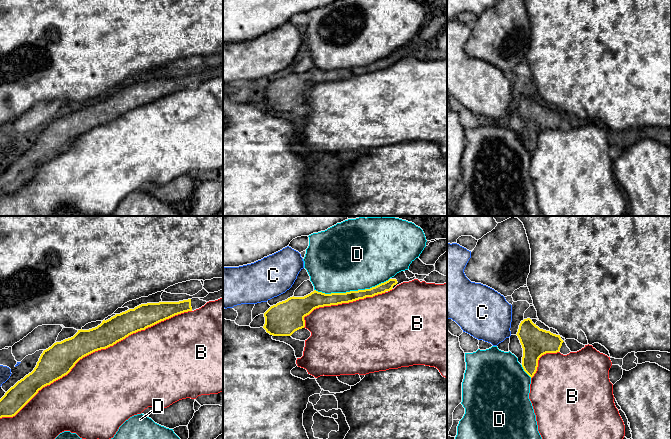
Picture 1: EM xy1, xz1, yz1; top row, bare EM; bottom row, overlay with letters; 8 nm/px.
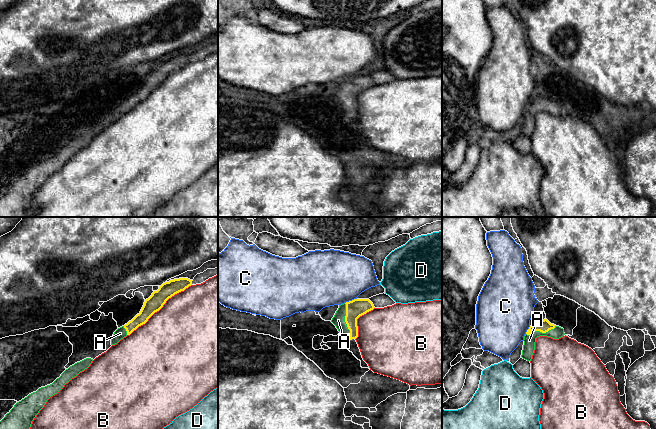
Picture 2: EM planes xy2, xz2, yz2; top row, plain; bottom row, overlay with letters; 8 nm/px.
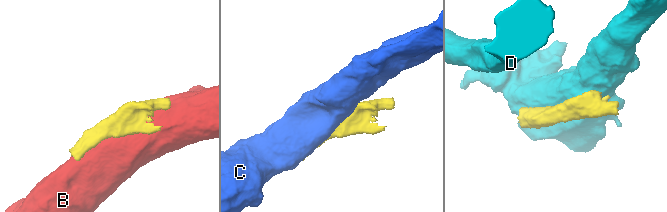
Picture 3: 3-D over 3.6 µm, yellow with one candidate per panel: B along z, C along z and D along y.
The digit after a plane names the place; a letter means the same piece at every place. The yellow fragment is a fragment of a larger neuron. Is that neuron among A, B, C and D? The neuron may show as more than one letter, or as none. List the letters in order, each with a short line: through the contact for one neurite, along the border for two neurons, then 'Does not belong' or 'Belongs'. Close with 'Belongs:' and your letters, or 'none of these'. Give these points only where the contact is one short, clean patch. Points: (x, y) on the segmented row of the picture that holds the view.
A: Line: xz2 (354, 309), (345, 321), (338, 320). Belongs
B: Does not belong
C: Does not belong
D: Does not belong
Belongs: A

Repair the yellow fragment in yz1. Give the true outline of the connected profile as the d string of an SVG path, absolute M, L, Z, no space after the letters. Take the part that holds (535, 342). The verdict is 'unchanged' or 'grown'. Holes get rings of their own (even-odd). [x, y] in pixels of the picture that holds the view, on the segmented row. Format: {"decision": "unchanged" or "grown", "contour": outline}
{"decision": "unchanged", "contour": "M530 318L524 319L516 334L523 348L522 367L532 378L539 358L546 353L557 353L564 342L560 335L540 329Z"}

